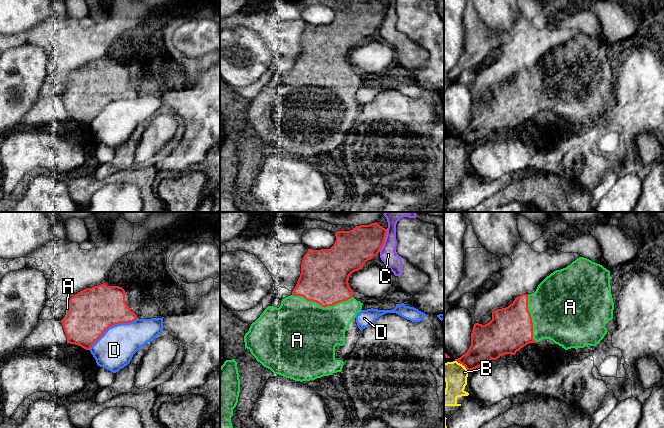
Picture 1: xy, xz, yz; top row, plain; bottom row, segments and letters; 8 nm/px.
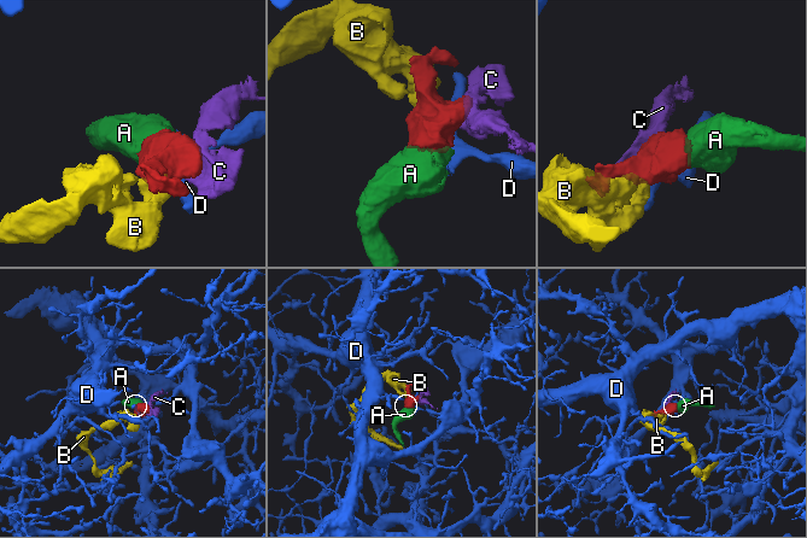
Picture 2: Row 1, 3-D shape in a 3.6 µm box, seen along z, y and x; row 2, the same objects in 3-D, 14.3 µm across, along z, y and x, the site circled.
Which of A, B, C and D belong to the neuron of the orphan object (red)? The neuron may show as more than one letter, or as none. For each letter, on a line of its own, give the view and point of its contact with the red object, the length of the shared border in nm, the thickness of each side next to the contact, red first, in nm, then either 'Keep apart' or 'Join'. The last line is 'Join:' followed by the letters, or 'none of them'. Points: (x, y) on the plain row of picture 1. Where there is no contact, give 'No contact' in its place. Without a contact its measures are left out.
A: Touches red at xz (322, 82). Shared border 480 nm. Thickness 380 nm (red) against 500 nm. Join
B: Touches red at yz (464, 141). Shared border 100 nm. Thickness 260 nm (red) against 190 nm. Keep apart
C: Touches red at xz (384, 16). Shared border 200 nm. Thickness 280 nm (red) against 140 nm. Keep apart
D: Touches red at xy (112, 101). Shared border 460 nm. Thickness 380 nm (red) against 300 nm. Keep apart
Join: A

